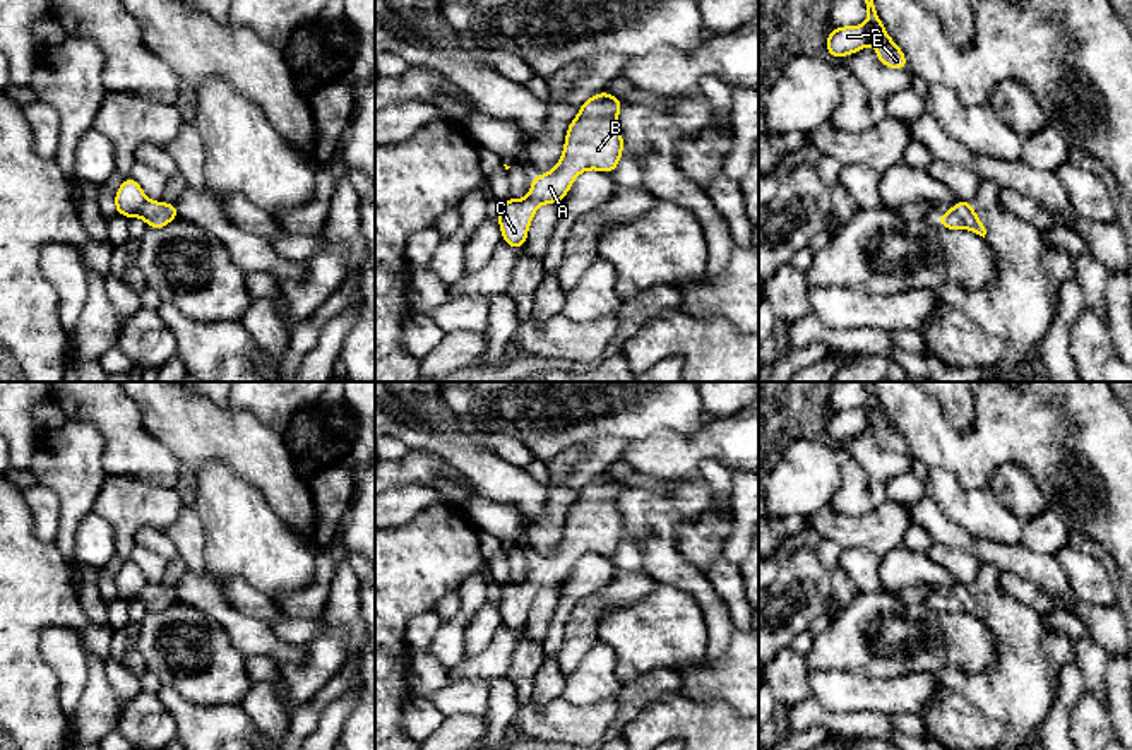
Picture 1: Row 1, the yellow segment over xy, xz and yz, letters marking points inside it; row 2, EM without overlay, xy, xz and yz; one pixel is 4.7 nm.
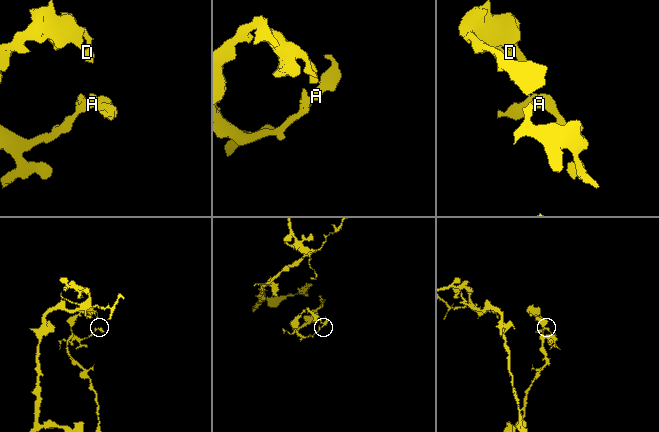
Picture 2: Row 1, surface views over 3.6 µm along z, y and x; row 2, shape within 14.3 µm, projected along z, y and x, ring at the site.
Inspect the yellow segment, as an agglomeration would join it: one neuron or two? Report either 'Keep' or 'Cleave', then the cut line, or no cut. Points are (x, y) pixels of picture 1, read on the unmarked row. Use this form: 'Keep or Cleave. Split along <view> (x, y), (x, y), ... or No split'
Keep. No split

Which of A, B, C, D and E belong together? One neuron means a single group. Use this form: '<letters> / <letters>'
A B C D E

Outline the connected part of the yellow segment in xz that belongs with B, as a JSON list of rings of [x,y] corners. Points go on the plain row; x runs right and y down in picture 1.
[[[605,473],[586,483],[567,510],[557,550],[546,558],[533,558],[526,582],[509,580],[498,587],[495,596],[507,630],[522,634],[538,591],[562,586],[582,555],[613,558],[623,539],[623,519],[617,502],[625,486]]]

